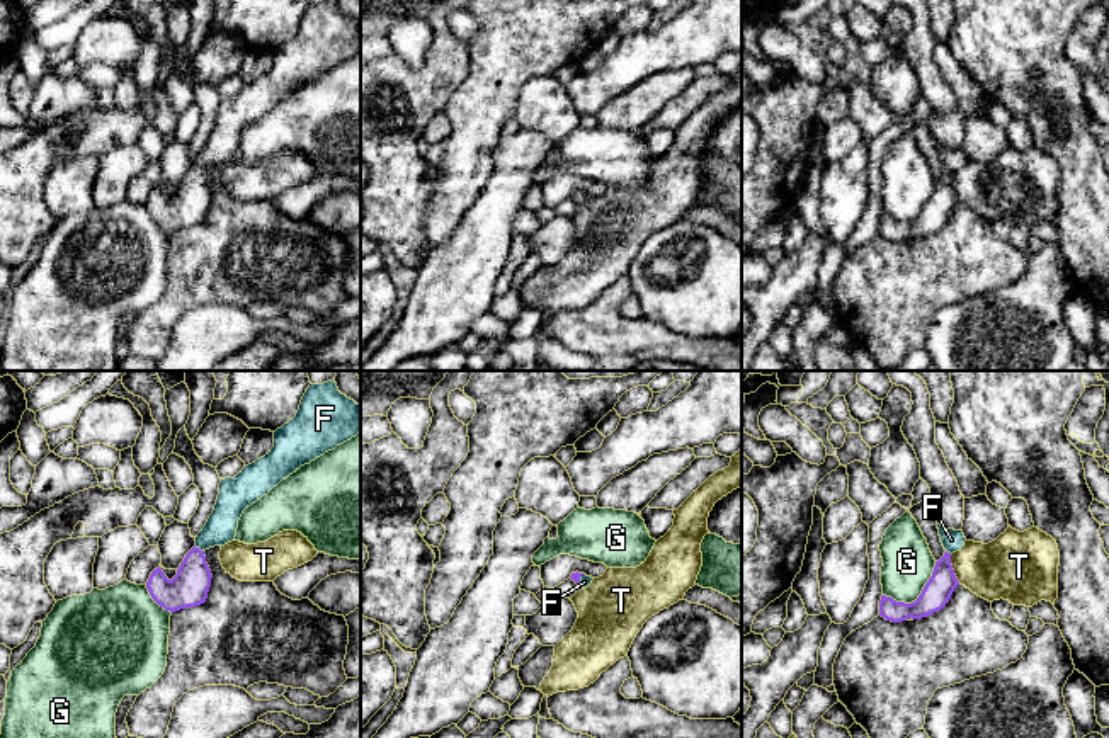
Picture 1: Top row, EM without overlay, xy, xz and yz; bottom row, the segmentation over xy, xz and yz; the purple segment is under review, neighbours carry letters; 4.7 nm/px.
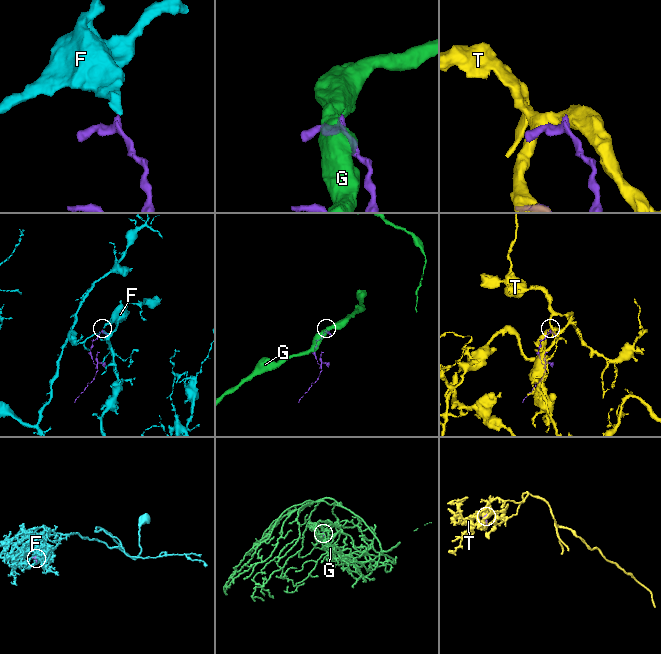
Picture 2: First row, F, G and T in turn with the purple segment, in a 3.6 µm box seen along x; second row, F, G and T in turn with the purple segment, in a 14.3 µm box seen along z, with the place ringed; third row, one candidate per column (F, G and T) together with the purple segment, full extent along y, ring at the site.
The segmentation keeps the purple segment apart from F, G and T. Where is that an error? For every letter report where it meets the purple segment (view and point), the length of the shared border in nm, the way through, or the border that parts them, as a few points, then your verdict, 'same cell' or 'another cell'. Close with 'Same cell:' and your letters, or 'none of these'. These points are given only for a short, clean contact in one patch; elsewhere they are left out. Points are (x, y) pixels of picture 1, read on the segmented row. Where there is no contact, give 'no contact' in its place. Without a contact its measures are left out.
F: xy (198, 548) | 50 nm | across xy (189, 587), (198, 548), (220, 529) | same cell
G: yz (919, 597) | 300 nm | another cell
T: yz (951, 568) | 140 nm | another cell
Same cell: F

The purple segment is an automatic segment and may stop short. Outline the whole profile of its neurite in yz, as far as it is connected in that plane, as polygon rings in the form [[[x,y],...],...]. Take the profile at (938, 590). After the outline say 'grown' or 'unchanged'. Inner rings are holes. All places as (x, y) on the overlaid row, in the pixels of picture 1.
[[[937,522],[941,542],[946,549],[944,556],[936,561],[932,576],[925,583],[918,599],[912,604],[896,602],[891,597],[881,595],[879,616],[891,622],[901,622],[908,617],[922,619],[941,610],[951,599],[954,588],[959,585],[953,565],[951,554],[964,546],[963,531],[954,531]]] | grown

